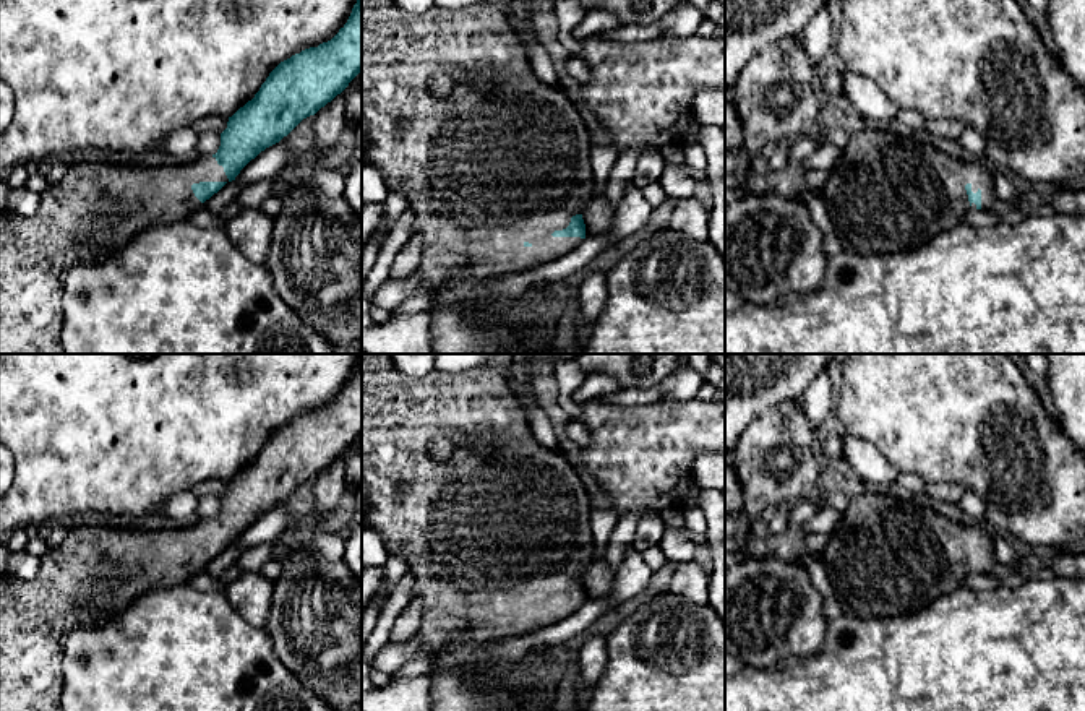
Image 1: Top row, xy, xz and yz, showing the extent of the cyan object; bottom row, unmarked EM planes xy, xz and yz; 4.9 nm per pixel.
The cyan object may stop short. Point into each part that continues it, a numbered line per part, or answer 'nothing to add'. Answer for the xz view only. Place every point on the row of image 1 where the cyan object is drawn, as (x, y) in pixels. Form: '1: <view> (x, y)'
1: xz (505, 159)

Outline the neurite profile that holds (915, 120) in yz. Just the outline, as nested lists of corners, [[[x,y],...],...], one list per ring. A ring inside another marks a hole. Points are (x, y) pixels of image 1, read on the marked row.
[[[898,109],[895,120],[908,127],[913,131],[913,135],[926,133],[928,118],[918,110]]]

